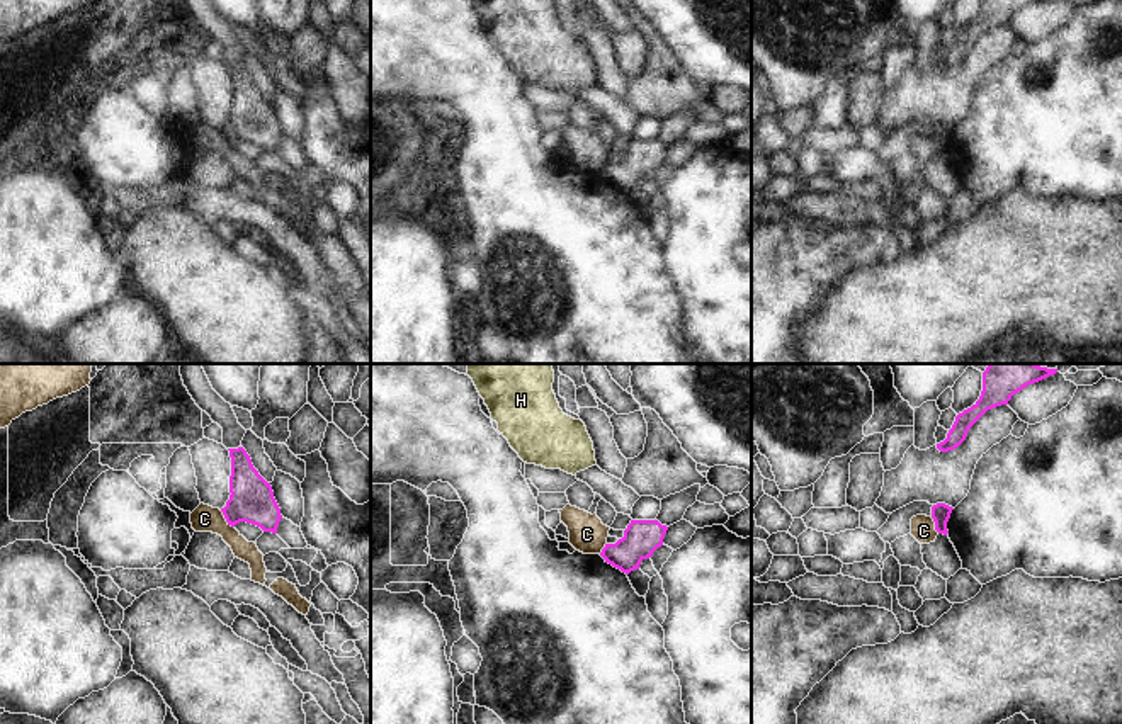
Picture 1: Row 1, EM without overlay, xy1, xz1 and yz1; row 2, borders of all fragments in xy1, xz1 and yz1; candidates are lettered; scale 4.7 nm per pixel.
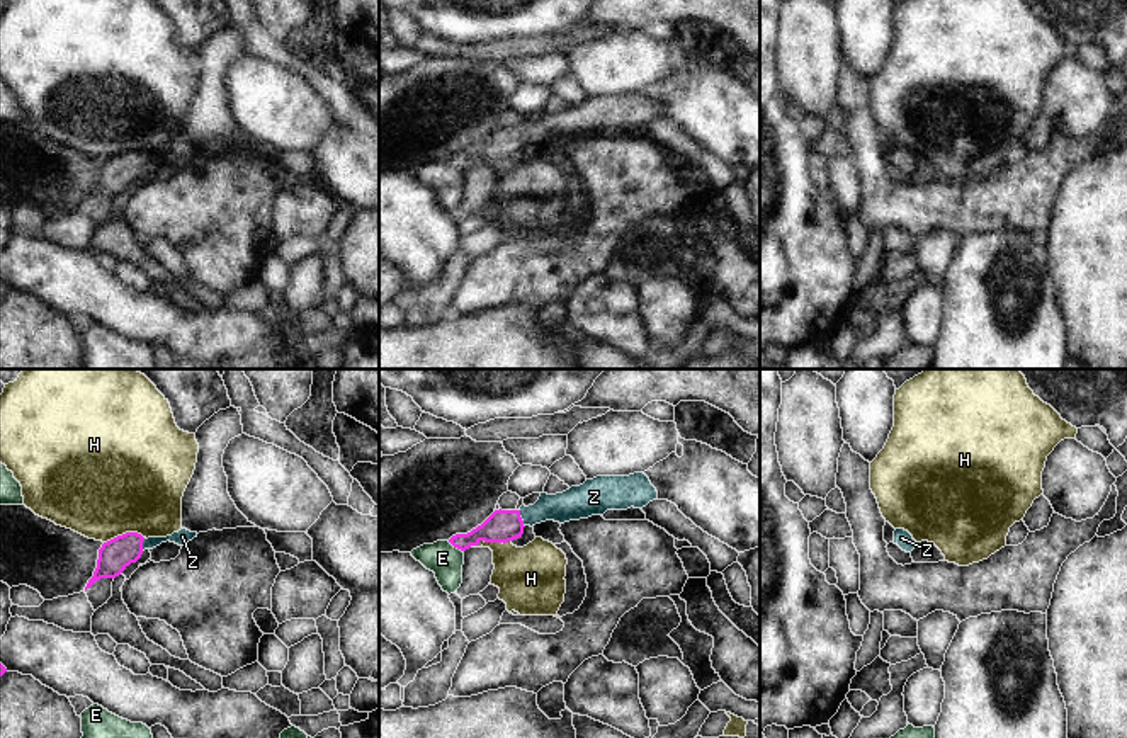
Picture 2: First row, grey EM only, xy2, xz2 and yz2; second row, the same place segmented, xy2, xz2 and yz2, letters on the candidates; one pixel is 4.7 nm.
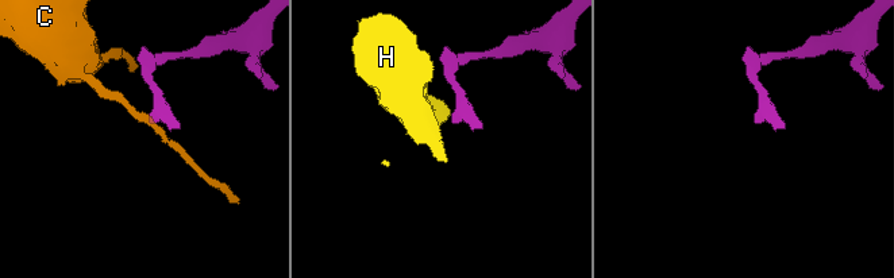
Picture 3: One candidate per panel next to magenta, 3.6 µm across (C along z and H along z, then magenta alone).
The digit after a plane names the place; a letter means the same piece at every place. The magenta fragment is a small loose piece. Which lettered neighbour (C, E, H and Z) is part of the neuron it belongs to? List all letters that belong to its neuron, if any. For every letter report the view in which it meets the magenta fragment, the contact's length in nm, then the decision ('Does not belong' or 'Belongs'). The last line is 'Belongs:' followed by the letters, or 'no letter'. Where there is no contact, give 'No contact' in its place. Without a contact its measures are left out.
C: Touches magenta in xy1. Shared border 110 nm. Does not belong
E: Touches magenta in xz2. Shared border 90 nm. Does not belong
H: Touches magenta in xz2. Shared border 200 nm. Does not belong
Z: Touches magenta in xz2. Shared border 80 nm. Belongs
Belongs: Z

